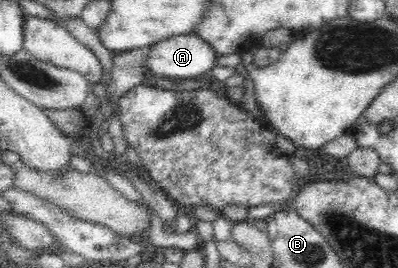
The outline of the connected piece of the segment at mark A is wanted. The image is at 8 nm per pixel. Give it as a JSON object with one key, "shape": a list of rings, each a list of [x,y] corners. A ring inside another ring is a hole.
{"shape":[[[195,32],[178,34],[150,46],[148,70],[165,78],[195,78],[217,66],[219,54]]]}

